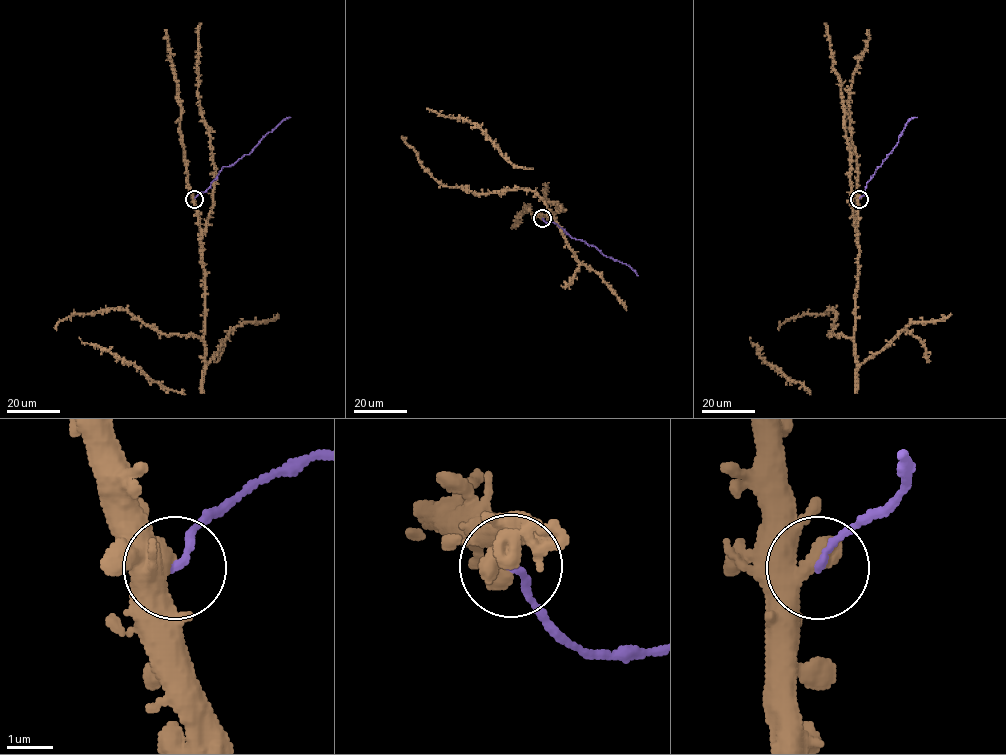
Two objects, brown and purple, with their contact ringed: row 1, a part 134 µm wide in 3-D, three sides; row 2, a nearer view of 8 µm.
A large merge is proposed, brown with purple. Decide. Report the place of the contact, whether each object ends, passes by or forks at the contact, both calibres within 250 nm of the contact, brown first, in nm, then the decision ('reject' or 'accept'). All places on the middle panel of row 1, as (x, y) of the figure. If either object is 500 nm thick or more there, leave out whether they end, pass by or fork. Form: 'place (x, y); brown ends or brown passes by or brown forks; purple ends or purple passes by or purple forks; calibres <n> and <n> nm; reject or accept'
place (542, 218); brown ends; purple ends; calibres 460 and 150 nm; reject

